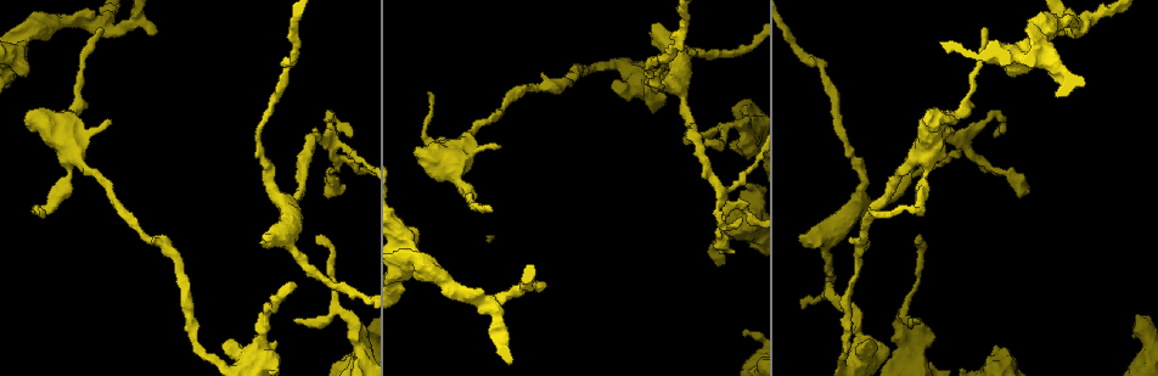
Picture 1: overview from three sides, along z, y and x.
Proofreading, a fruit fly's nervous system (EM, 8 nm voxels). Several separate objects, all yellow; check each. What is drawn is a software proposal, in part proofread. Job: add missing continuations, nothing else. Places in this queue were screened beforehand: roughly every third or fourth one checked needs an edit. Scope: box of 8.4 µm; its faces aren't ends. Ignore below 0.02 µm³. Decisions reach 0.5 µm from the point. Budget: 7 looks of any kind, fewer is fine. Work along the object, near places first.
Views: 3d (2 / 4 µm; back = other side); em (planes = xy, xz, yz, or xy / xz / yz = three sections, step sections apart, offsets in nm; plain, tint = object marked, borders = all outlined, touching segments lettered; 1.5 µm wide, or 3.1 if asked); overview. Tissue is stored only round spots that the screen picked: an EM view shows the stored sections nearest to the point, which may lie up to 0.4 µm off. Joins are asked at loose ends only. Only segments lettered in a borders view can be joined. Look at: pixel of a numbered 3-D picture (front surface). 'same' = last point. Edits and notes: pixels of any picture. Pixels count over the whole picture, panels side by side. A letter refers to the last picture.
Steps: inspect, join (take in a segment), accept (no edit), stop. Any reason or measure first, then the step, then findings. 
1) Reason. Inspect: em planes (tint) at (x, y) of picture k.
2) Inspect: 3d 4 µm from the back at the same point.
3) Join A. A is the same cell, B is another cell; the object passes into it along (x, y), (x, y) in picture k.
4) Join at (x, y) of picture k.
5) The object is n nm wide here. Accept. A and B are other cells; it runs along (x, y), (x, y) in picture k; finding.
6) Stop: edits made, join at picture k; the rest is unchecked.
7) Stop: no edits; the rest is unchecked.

Tapers out. Inspect: em yz step 8 (tint) at (489, 211) of picture 1.

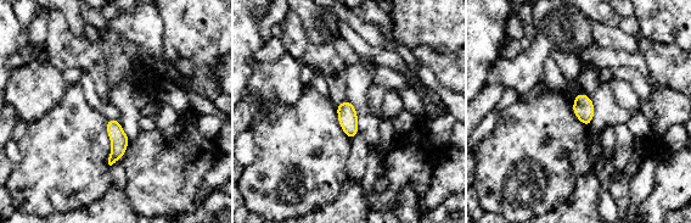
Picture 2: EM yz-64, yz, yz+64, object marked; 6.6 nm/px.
Inspect: em planes (borders) at the same point.

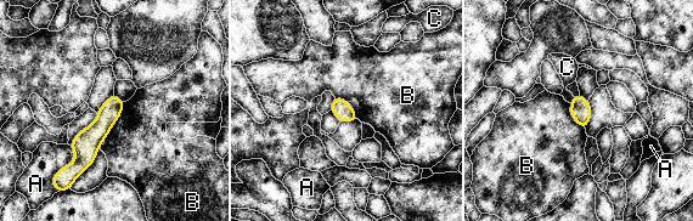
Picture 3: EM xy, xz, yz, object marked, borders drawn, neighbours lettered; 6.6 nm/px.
The object is 120 nm wide here; the longest contact is with B, 300 nm. Accept. A, B and C are other cells; no lettered segment goes on from it.

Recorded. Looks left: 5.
An open end. Inspect: em xy step 8 (tint) at (153, 33) of picture 1.

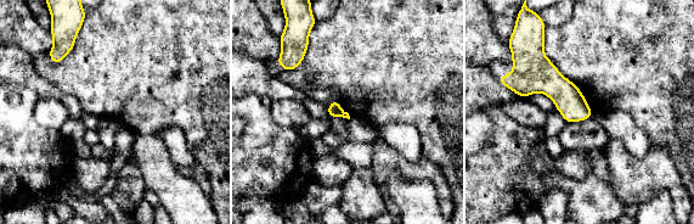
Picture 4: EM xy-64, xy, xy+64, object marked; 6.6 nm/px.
Inspect: em planes (borders) at the same point.

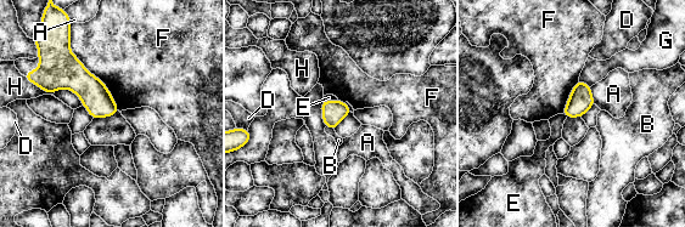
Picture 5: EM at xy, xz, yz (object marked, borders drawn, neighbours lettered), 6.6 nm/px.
The longest contact is with F, 600 nm. Accept. A, B, D, E, F, G and H are other cells; a border runs along (69, 37), (71, 51), (119, 111) in picture 5; none of them fits.

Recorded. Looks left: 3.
Inspect: 3d 4 µm at (799, 239) of picture 1.

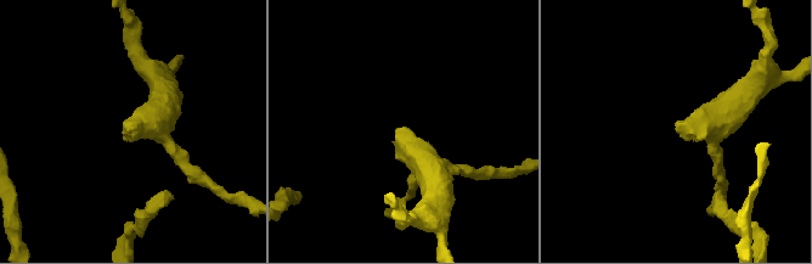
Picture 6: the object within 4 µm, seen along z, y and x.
Inspect: em planes (borders) at (401, 130) of picture 6.

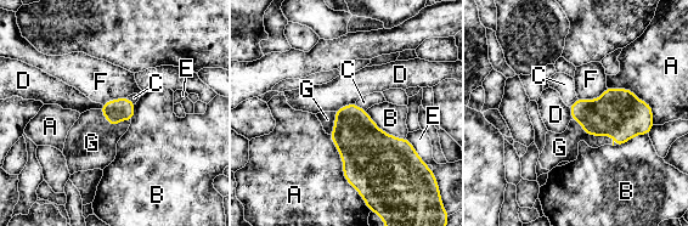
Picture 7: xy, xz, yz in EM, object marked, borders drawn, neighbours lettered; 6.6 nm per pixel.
Join G. G is the same cell, A, B, C, D, E and F are other cells; the object passes into it along (619, 113), (593, 135), (559, 147) in picture 7; it goes on there.

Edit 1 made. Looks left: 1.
Stop: edits made, join at picture 7; the rest is unchecked.

